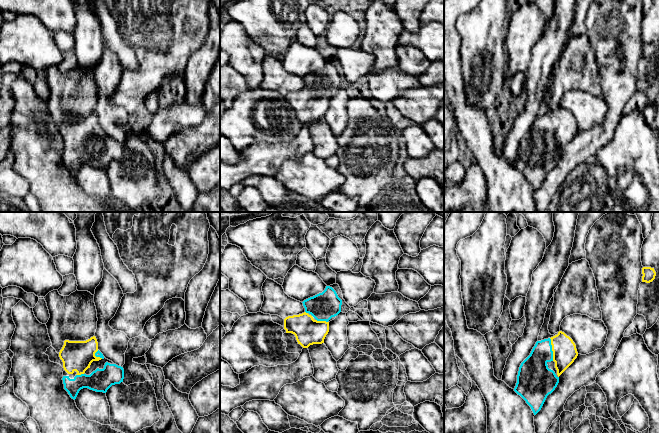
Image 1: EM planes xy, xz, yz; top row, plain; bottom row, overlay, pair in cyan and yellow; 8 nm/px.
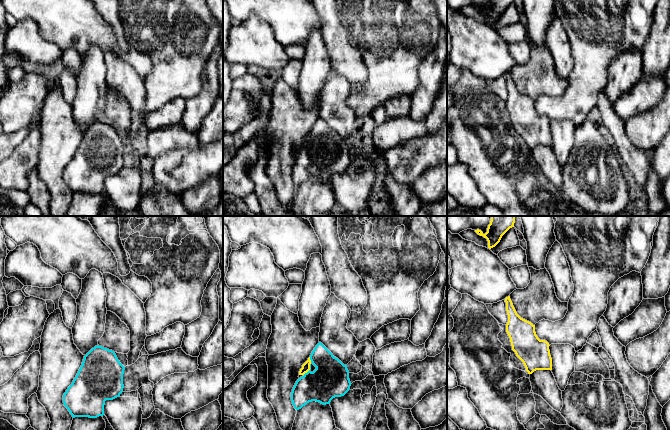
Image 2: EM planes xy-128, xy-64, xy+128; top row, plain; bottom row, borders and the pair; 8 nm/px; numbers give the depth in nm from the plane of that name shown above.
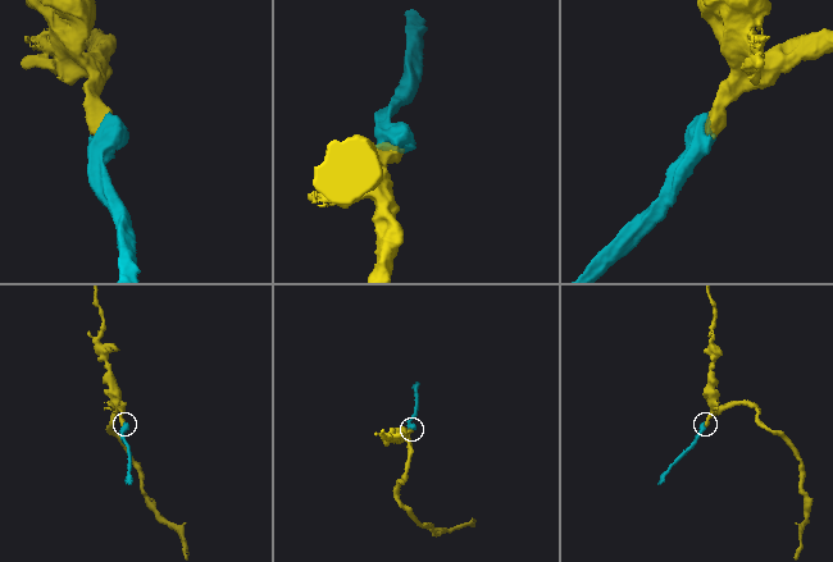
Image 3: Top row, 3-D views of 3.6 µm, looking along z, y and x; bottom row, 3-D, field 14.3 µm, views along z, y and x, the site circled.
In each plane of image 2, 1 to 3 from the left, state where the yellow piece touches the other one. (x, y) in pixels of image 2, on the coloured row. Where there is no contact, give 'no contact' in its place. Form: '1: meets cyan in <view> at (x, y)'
1: no contact
2: meets cyan in xy-64 at (310, 369)
3: no contact

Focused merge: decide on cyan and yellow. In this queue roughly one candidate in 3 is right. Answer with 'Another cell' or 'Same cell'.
Same cell

